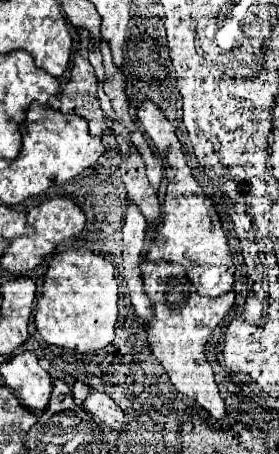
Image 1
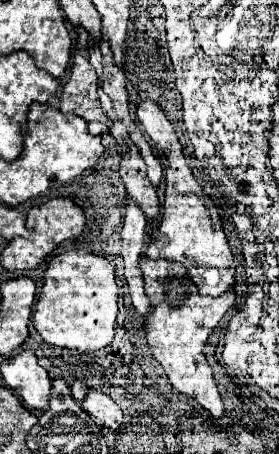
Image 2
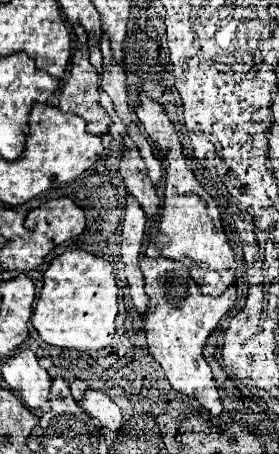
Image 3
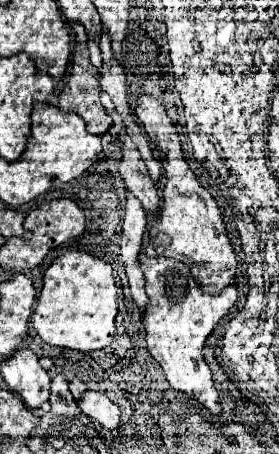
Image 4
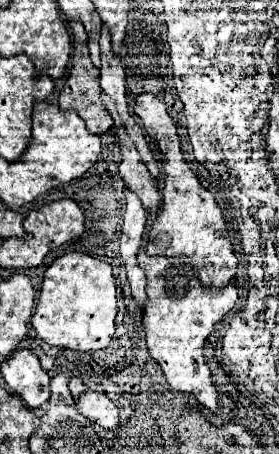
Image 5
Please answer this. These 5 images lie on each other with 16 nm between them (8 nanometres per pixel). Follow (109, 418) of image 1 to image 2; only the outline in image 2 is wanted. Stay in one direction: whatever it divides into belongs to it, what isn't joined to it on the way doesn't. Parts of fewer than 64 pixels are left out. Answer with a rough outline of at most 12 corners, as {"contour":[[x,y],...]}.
{"contour":[[88,390],[82,408],[111,431],[124,426],[122,410],[104,392]]}

